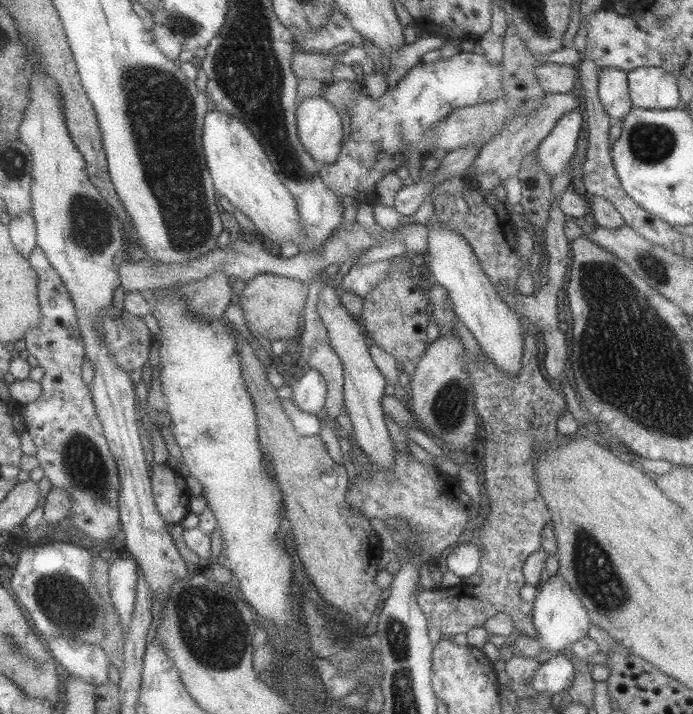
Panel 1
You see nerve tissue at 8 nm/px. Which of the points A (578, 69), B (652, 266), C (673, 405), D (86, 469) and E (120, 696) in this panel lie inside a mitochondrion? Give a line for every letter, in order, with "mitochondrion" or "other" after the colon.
A: other
B: mitochondrion
C: mitochondrion
D: mitochondrion
E: other

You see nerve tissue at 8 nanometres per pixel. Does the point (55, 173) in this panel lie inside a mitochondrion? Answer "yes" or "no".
no

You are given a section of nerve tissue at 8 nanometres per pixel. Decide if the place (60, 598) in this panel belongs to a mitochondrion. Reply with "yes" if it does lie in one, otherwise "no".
yes

